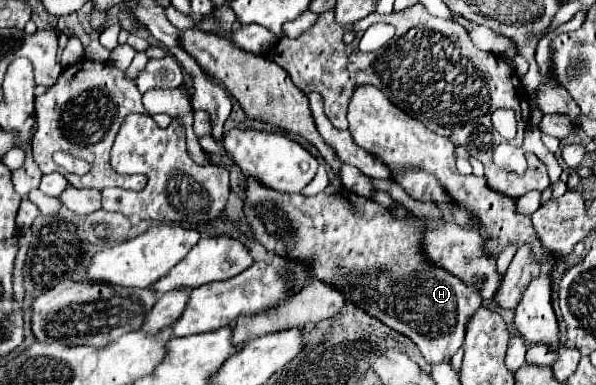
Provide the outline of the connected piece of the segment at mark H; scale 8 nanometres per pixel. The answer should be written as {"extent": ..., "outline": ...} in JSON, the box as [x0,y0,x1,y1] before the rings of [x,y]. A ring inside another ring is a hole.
{"extent":[245,182,483,364],"outline":[[[247,182],[245,216],[255,238],[269,252],[301,262],[311,278],[337,288],[347,302],[353,302],[365,314],[411,338],[429,364],[441,360],[441,356],[453,356],[459,346],[463,346],[467,324],[483,304],[481,280],[475,286],[469,286],[431,264],[421,250],[425,230],[419,224],[403,224],[391,210],[361,198],[343,186],[327,186],[317,196],[301,196],[273,192],[271,188],[261,188],[261,184]]]}

